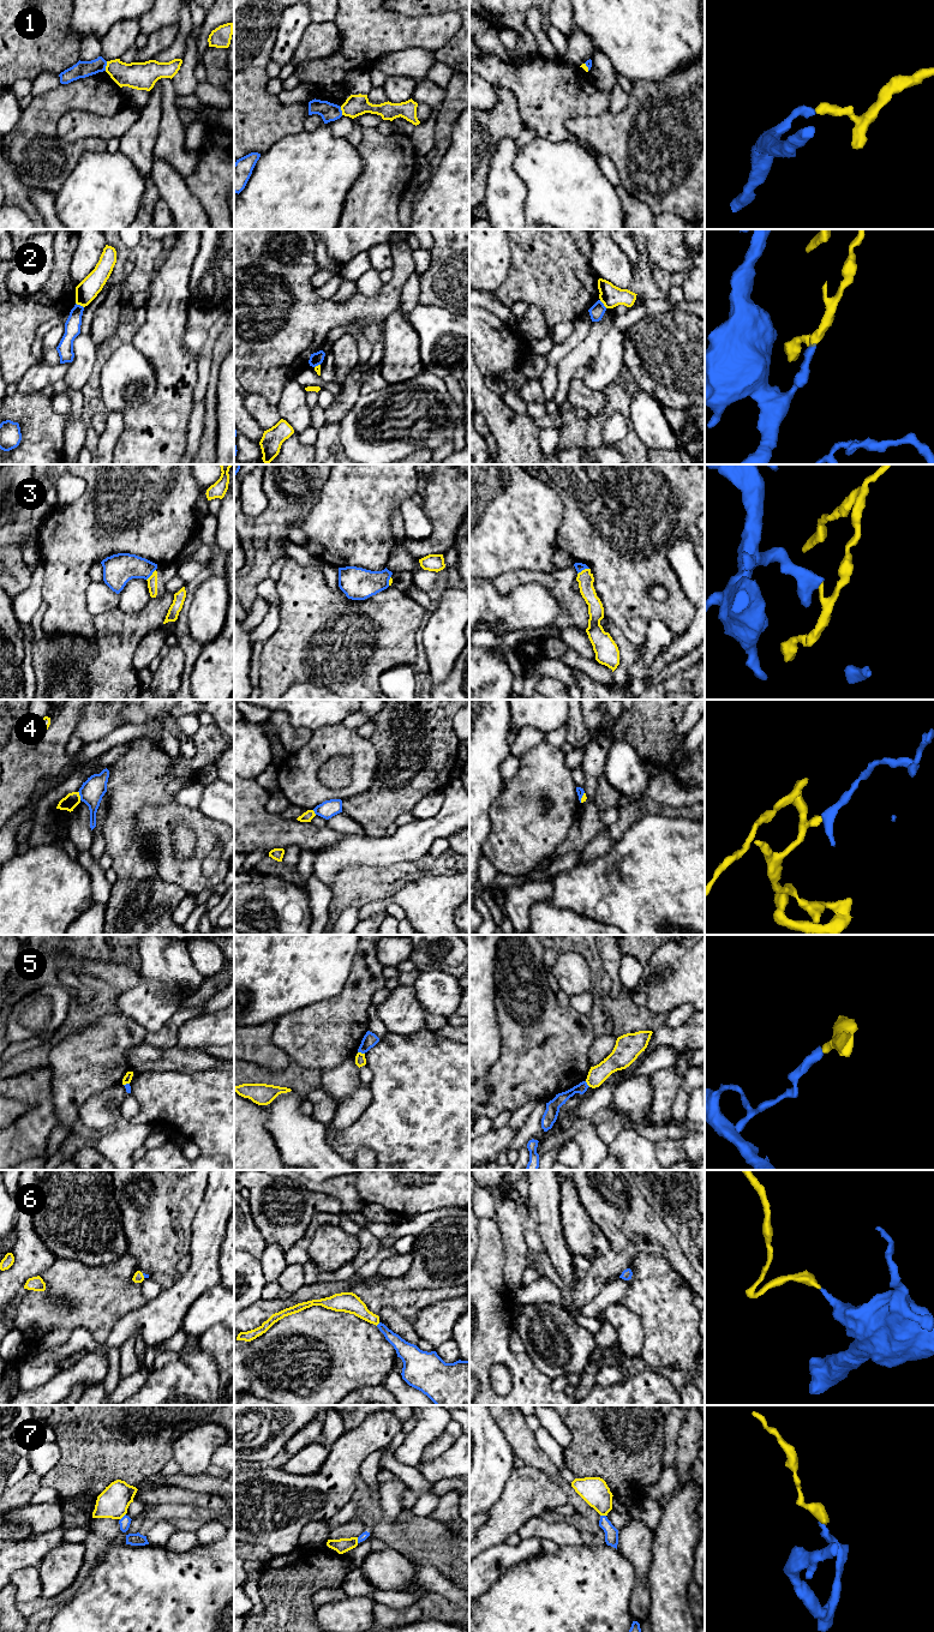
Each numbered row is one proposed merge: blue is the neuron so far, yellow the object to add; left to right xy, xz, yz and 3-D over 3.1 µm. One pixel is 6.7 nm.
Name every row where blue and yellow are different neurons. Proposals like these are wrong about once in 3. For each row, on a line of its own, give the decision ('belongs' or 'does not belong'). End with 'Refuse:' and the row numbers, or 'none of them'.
1: does not belong
2: does not belong
3: does not belong
4: does not belong
5: does not belong
6: belongs
7: does not belong
Refuse: 1, 2, 3, 4, 5, 7

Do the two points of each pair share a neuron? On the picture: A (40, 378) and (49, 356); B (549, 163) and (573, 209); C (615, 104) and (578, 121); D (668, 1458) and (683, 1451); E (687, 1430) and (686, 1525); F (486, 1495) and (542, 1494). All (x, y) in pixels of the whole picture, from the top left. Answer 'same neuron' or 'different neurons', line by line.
A: different neurons
B: same neuron
C: different neurons
D: different neurons
E: different neurons
F: different neurons

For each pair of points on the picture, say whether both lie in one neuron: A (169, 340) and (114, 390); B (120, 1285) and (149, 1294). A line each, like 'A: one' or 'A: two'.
A: two
B: two

